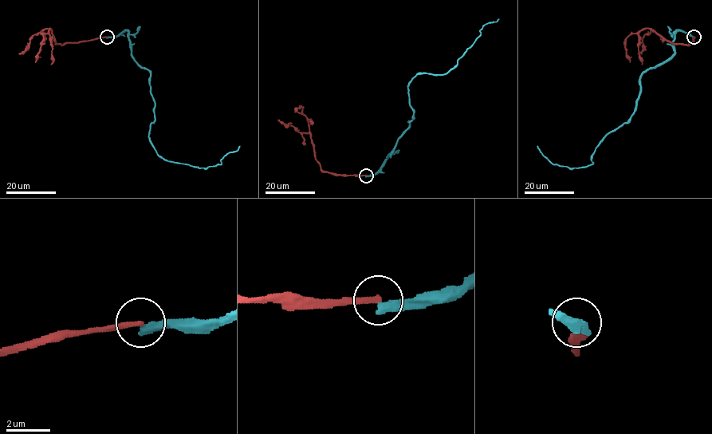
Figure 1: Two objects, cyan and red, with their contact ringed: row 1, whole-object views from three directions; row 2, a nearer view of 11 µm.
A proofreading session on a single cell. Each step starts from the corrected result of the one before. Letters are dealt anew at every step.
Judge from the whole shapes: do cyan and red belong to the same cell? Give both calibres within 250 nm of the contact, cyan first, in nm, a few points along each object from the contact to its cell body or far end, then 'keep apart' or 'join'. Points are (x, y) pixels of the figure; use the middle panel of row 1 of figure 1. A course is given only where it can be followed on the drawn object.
calibres 400 and 240 nm; course cyan (366, 175), (373, 175), (390, 156), (414, 118), (411, 79), (418, 73), (447, 73), (485, 24), (498, 18); course red (366, 175), (324, 172), (315, 158), (306, 116), (301, 107), (294, 112); keep apart

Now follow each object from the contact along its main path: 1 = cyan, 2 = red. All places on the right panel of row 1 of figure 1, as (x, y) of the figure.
1: (694, 37), (678, 31), (673, 54), (643, 72), (633, 114), (603, 138), (592, 164), (553, 164), (536, 146)
2: (694, 37), (688, 45), (668, 42), (648, 29), (642, 29), (625, 40), (630, 61)

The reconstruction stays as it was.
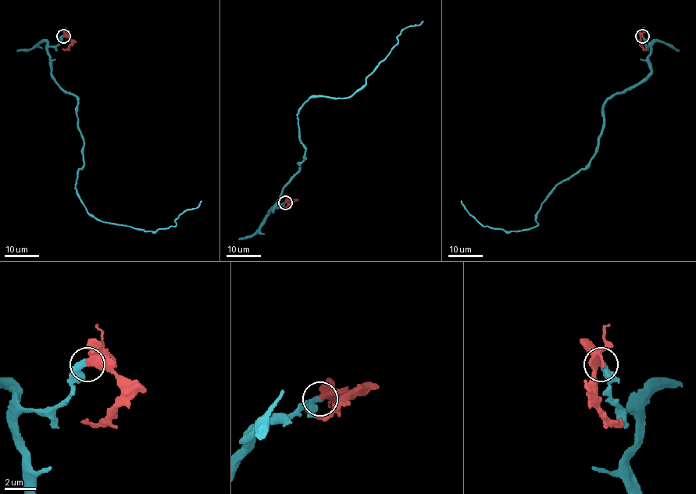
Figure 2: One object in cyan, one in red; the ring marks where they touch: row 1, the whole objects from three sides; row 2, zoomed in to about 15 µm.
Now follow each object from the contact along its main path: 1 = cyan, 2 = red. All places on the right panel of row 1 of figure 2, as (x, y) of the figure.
1: (642, 36), (651, 73), (608, 100), (594, 157), (553, 190), (536, 227), (483, 227), (460, 201)
2: (642, 36), (641, 44), (646, 48)

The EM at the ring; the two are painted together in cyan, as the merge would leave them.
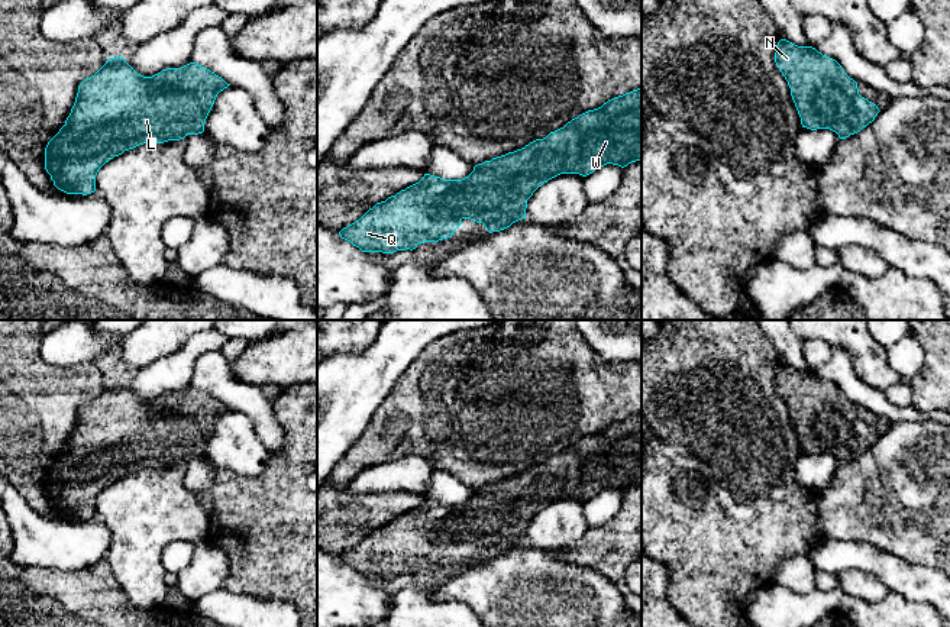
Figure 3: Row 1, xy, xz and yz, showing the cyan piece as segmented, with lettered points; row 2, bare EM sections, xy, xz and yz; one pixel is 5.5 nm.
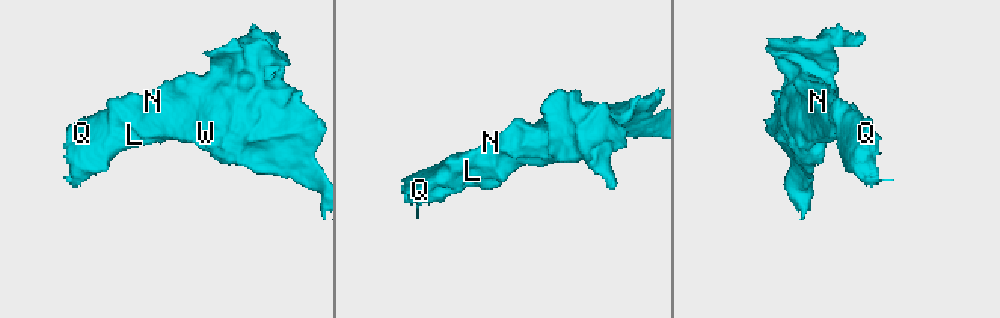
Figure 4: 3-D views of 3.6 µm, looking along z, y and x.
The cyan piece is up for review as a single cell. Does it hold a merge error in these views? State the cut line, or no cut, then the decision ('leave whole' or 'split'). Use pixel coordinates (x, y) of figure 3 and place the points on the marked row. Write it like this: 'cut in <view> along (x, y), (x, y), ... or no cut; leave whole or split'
no cut; leave whole

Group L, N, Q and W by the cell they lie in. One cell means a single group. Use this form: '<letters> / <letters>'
L N Q W

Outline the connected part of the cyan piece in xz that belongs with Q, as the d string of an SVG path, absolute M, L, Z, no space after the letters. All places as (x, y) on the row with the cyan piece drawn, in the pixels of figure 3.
M642 88L579 114L563 127L521 149L475 165L462 180L443 180L424 174L419 182L377 203L339 235L362 252L394 253L413 251L419 243L436 243L452 237L462 219L482 223L489 233L500 232L526 219L527 200L549 180L560 174L587 177L607 164L624 168L636 161L642 161Z

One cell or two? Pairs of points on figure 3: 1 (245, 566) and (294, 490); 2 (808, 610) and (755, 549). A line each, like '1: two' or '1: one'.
1: one
2: two

